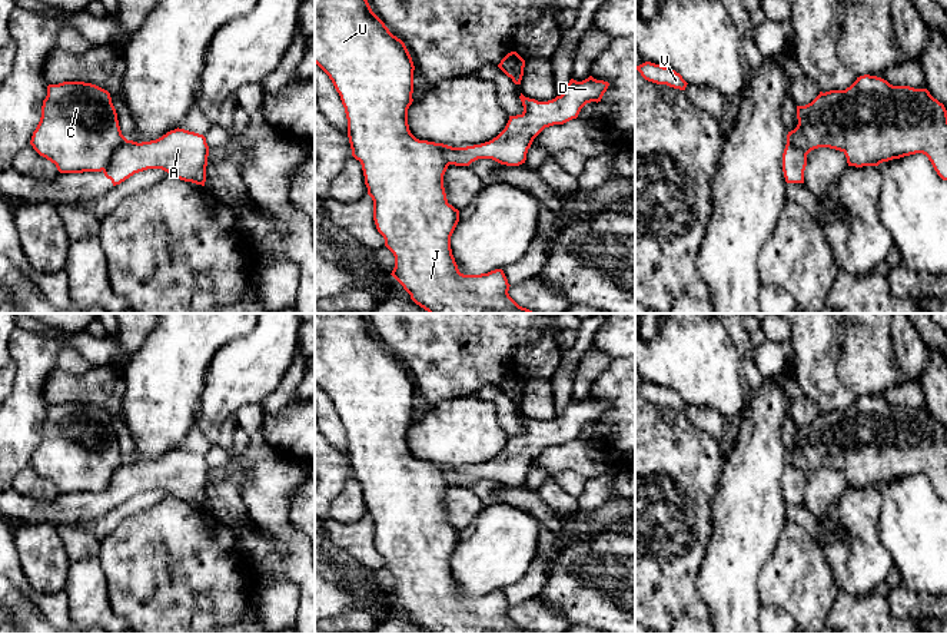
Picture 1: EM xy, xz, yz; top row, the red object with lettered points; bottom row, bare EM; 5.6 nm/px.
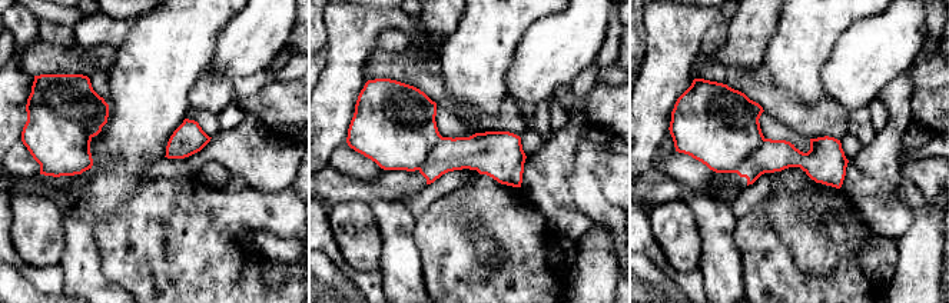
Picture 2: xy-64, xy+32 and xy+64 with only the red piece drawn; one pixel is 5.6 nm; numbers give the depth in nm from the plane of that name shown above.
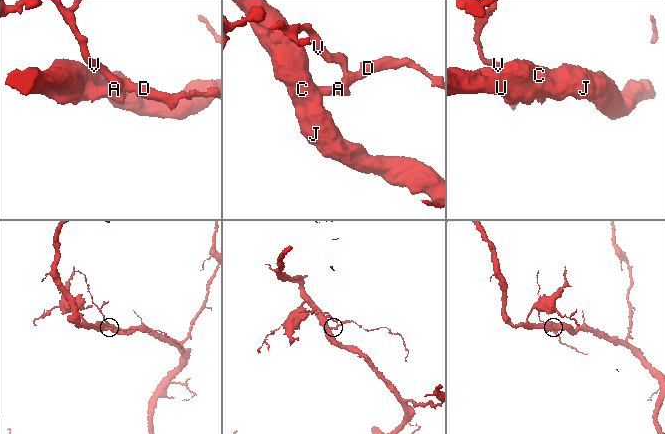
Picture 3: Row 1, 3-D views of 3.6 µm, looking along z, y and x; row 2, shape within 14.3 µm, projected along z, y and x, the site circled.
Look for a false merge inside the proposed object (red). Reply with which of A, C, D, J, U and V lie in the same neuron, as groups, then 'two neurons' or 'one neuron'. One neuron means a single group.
A D V / C J U | two neurons

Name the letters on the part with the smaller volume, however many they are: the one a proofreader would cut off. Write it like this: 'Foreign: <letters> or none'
Foreign: A, D, V

